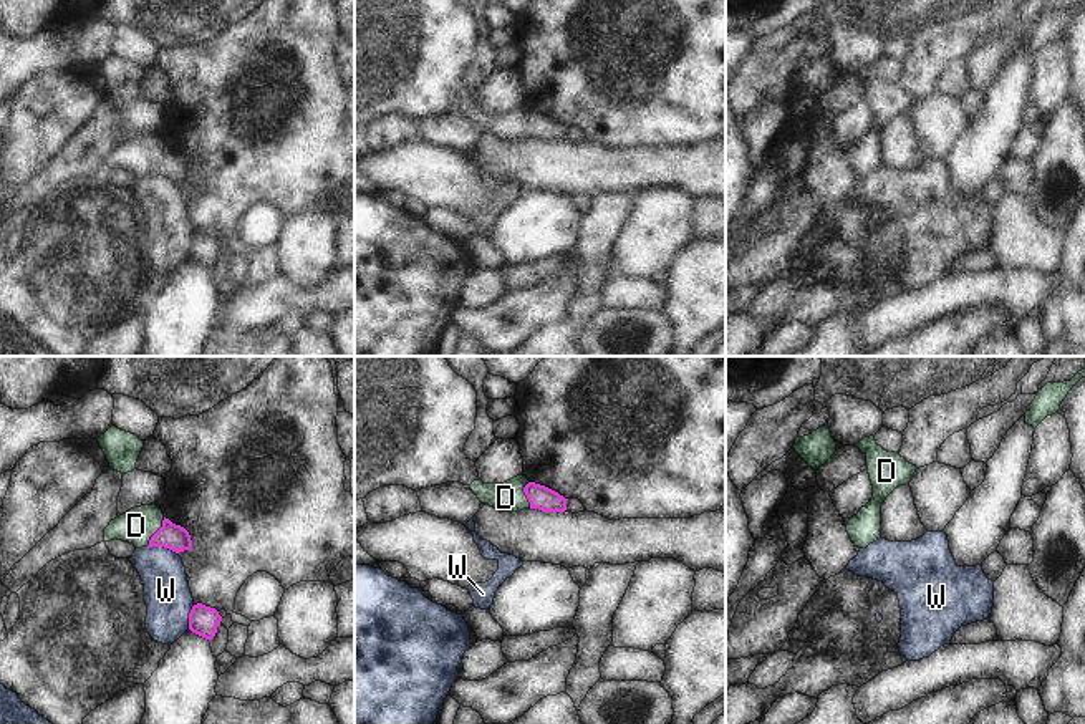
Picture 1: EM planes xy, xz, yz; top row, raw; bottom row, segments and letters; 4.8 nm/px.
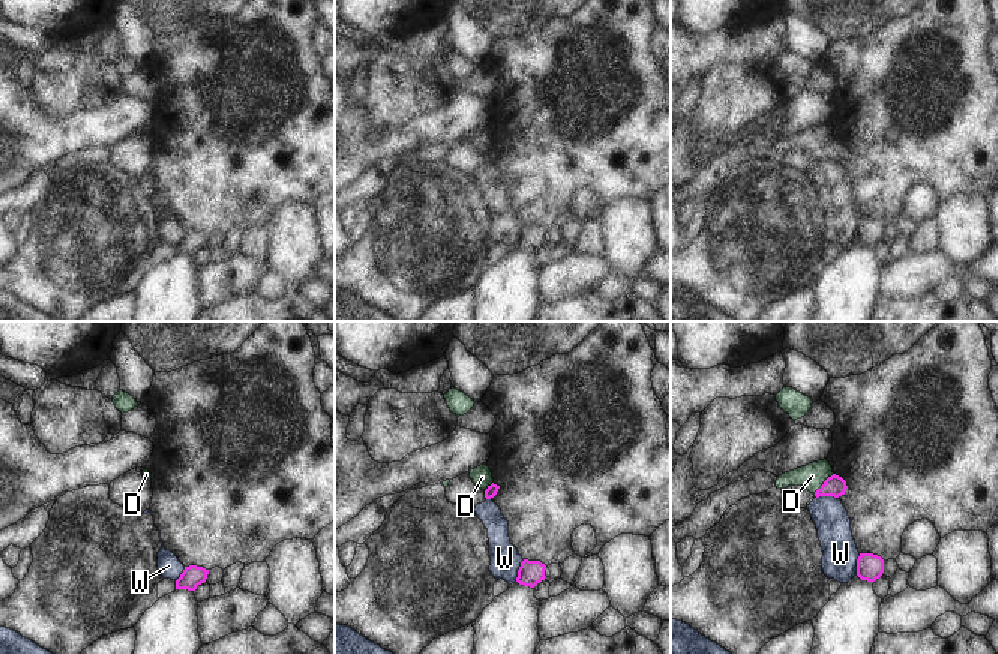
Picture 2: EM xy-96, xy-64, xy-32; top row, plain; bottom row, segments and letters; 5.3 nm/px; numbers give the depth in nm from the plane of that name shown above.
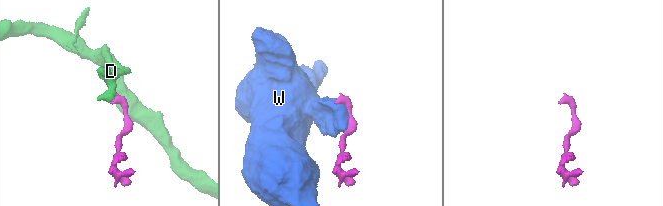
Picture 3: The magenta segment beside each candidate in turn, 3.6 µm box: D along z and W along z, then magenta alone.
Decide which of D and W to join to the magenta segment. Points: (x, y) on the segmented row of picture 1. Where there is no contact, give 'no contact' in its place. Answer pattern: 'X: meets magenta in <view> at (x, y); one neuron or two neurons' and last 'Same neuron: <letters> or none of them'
D: meets magenta in xy at (156, 532); one neuron
W: meets magenta in xy at (163, 545); two neurons
Same neuron: D

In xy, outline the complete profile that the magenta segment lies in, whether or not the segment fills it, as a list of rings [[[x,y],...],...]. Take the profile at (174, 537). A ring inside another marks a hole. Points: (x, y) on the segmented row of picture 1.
[[[156,504],[131,509],[111,520],[104,529],[104,542],[114,538],[136,548],[164,547],[176,553],[192,548],[189,532],[166,519]]]

